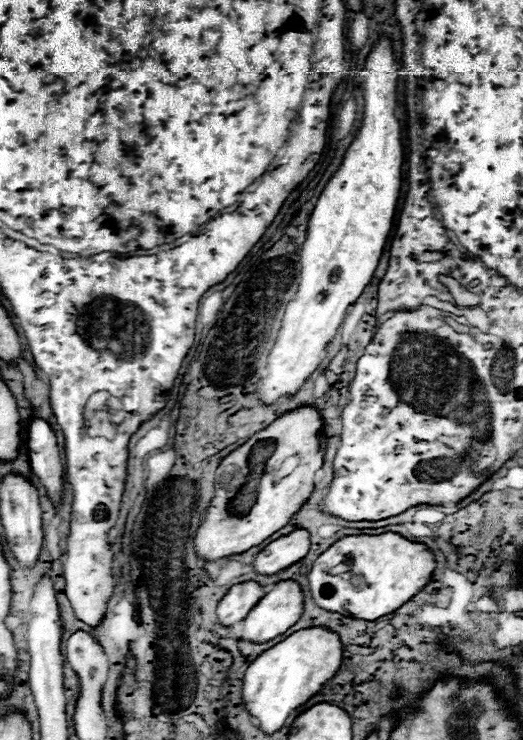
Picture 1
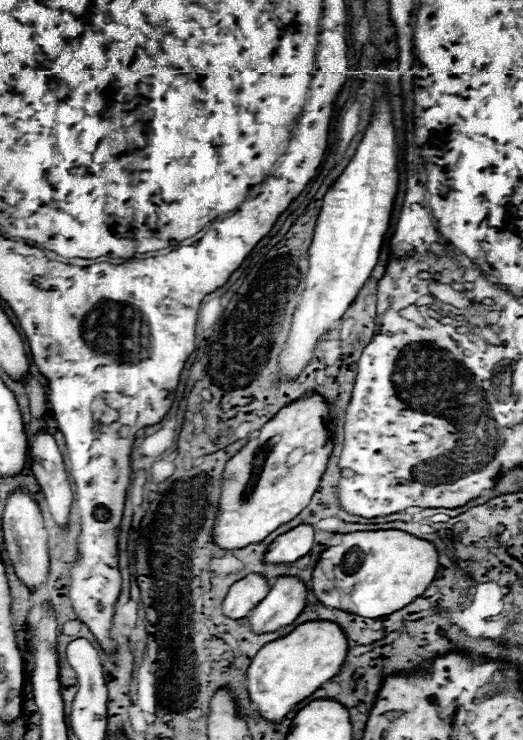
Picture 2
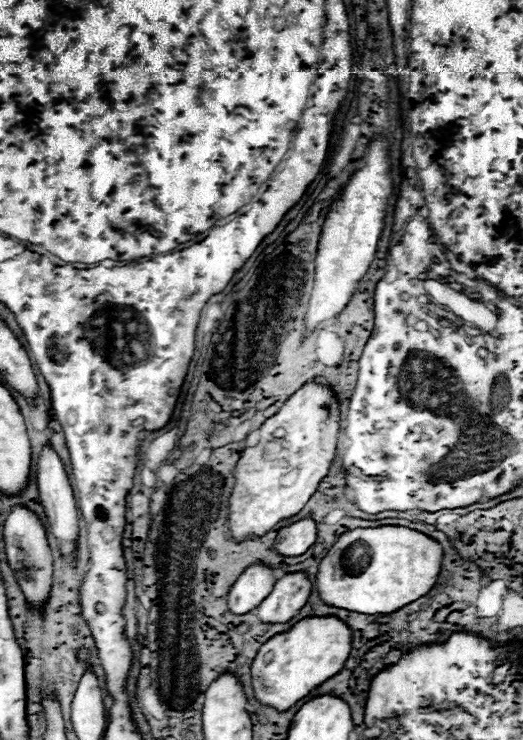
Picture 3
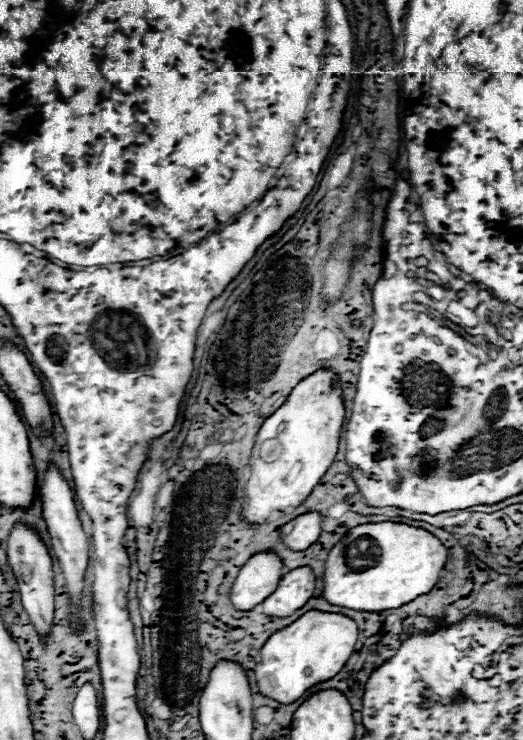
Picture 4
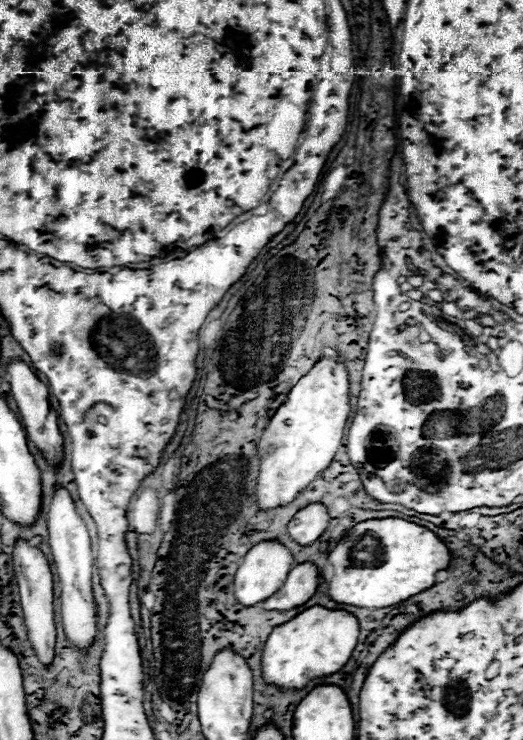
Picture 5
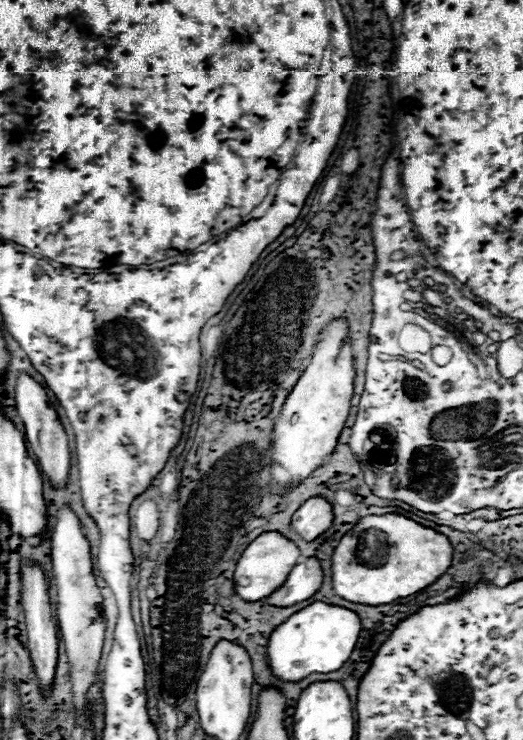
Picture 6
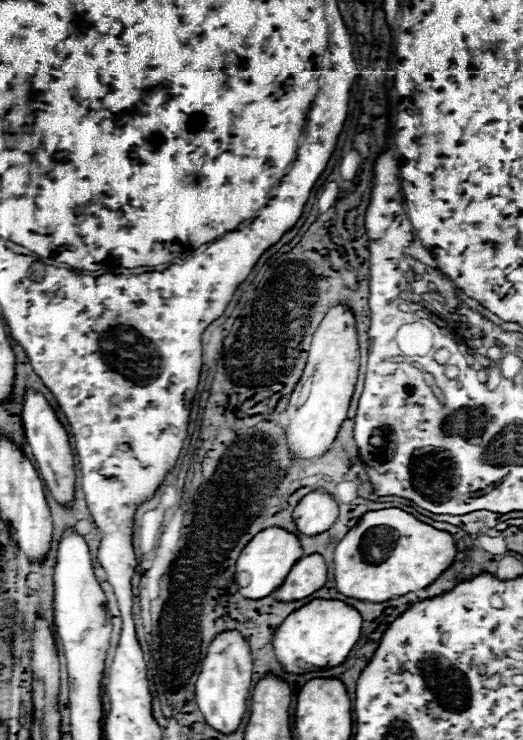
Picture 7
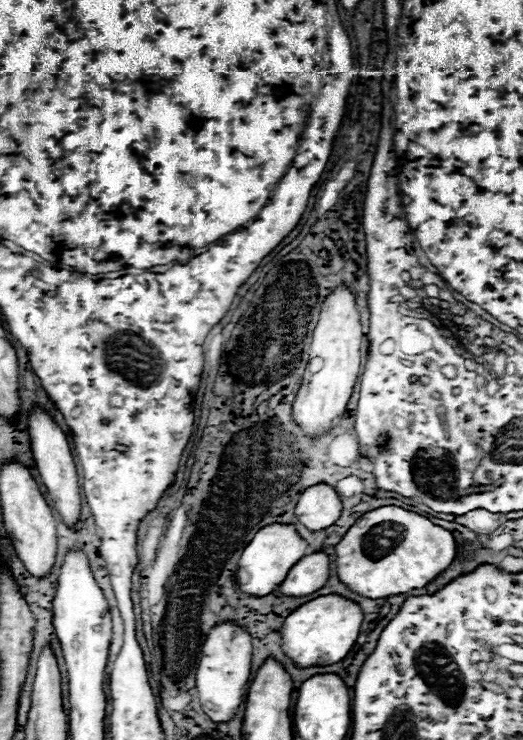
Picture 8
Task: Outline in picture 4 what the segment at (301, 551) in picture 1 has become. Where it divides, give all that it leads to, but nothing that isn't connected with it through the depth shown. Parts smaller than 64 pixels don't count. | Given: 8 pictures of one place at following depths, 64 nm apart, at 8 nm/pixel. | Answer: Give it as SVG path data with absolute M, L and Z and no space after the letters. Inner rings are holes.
M306 512L282 526L282 540L292 550L306 550L322 532L322 516L318 512Z

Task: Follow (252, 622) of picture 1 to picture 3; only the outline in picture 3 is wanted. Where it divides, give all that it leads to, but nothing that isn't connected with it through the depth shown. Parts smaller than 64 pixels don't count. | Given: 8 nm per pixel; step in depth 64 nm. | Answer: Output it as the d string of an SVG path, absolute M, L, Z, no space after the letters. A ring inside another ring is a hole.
M306 572L284 574L276 582L276 588L252 612L268 624L290 620L304 608L310 592L312 592L312 582Z

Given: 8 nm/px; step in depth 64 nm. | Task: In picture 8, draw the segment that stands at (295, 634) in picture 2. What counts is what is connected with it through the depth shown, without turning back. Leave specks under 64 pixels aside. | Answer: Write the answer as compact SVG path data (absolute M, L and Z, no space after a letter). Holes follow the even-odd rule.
M338 594L318 596L296 608L296 612L284 620L282 648L298 666L324 666L340 662L352 650L352 644L360 634L362 620L364 612L356 602Z

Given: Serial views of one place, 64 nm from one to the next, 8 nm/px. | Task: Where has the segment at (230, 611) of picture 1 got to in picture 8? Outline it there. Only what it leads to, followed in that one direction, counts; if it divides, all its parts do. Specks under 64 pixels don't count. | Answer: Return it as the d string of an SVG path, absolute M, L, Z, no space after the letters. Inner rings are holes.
M274 522L258 530L252 538L252 542L244 548L240 560L238 560L238 586L242 592L248 592L252 596L266 596L268 592L274 592L280 582L284 582L290 568L308 552L308 542L298 536L296 528L292 524Z

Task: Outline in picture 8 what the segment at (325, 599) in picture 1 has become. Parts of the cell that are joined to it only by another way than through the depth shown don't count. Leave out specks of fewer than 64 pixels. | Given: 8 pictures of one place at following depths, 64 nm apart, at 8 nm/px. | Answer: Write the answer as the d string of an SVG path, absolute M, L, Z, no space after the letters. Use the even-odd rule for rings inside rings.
M380 506L366 512L336 544L336 570L340 580L368 598L384 598L424 588L442 574L456 556L452 532L432 524L426 516L400 506Z

